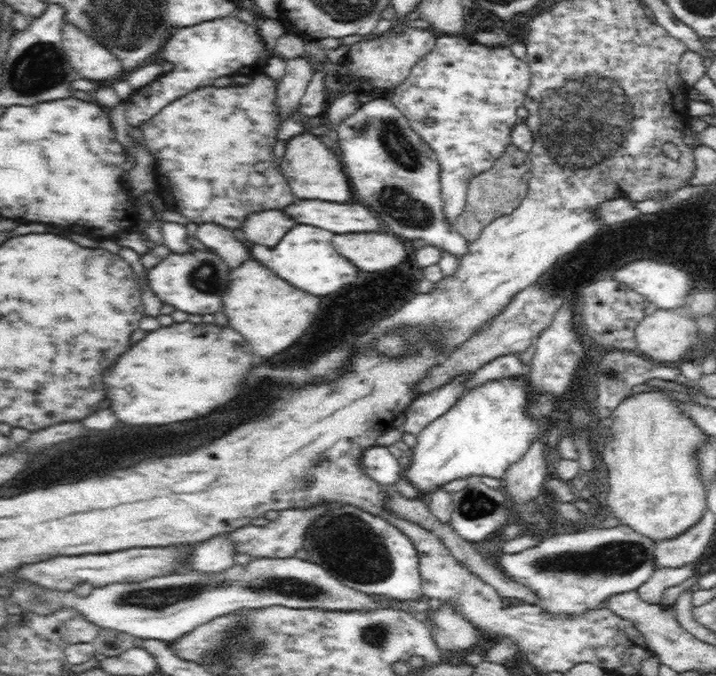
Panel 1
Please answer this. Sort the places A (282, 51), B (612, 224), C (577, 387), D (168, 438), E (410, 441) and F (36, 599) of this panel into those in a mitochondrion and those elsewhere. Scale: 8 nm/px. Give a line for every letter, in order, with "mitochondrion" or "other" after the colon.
A: other
B: other
C: other
D: other
E: other
F: mitochondrion

